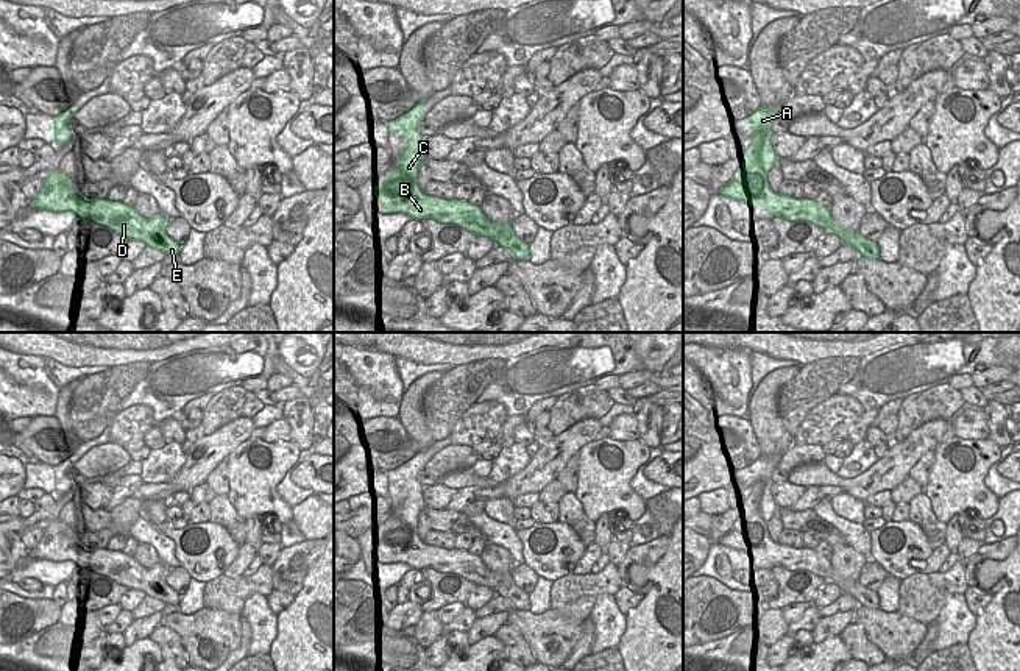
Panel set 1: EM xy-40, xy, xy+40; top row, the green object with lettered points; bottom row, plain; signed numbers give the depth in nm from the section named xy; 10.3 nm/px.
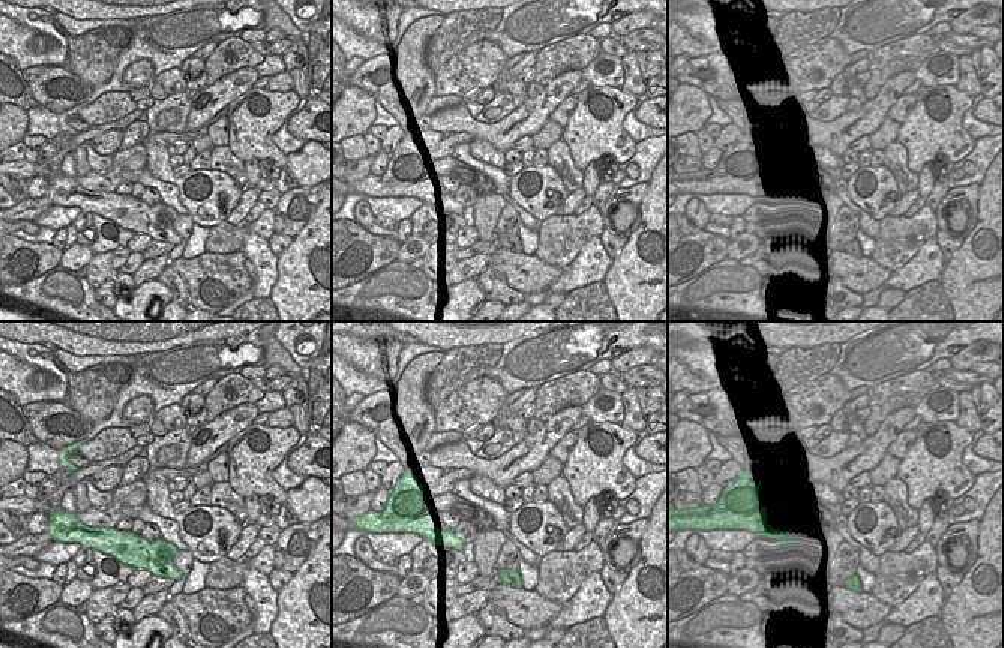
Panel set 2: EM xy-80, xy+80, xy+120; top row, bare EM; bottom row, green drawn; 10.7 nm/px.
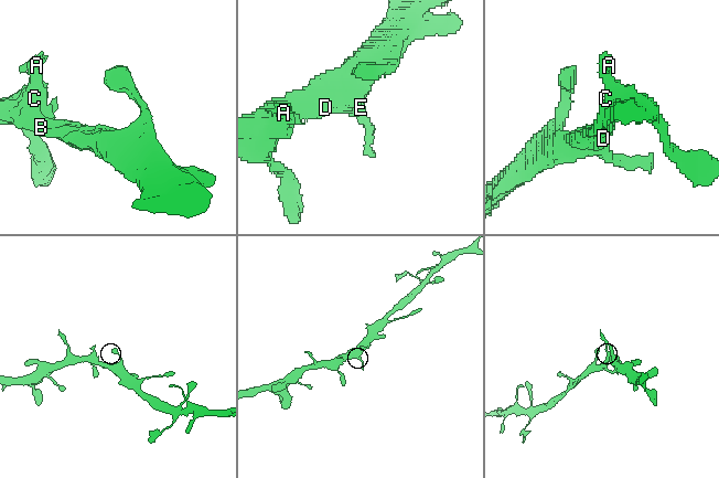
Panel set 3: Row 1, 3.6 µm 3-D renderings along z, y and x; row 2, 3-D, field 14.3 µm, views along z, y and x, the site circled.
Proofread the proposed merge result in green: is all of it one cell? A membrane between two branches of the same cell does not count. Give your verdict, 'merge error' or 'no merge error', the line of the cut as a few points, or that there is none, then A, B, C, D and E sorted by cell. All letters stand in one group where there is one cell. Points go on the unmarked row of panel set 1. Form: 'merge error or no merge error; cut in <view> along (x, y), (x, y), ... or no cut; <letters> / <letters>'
no merge error; no cut; A B C D E

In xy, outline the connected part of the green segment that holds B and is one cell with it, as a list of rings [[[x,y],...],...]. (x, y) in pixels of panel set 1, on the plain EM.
[[[424,453],[388,473],[388,481],[404,485],[404,498],[398,504],[398,517],[387,523],[387,531],[374,535],[374,545],[387,562],[409,563],[415,570],[432,568],[454,573],[476,585],[488,587],[513,602],[516,610],[529,610],[530,596],[513,584],[512,571],[488,570],[482,559],[462,549],[443,549],[426,545],[418,535],[418,517],[426,509],[423,485],[416,476],[424,470]]]

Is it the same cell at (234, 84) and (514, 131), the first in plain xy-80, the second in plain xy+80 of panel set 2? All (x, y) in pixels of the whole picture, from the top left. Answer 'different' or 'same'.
same

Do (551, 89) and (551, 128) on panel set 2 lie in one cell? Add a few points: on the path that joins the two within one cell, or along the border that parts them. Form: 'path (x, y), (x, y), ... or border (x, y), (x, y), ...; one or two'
border (548, 119), (532, 137); two

